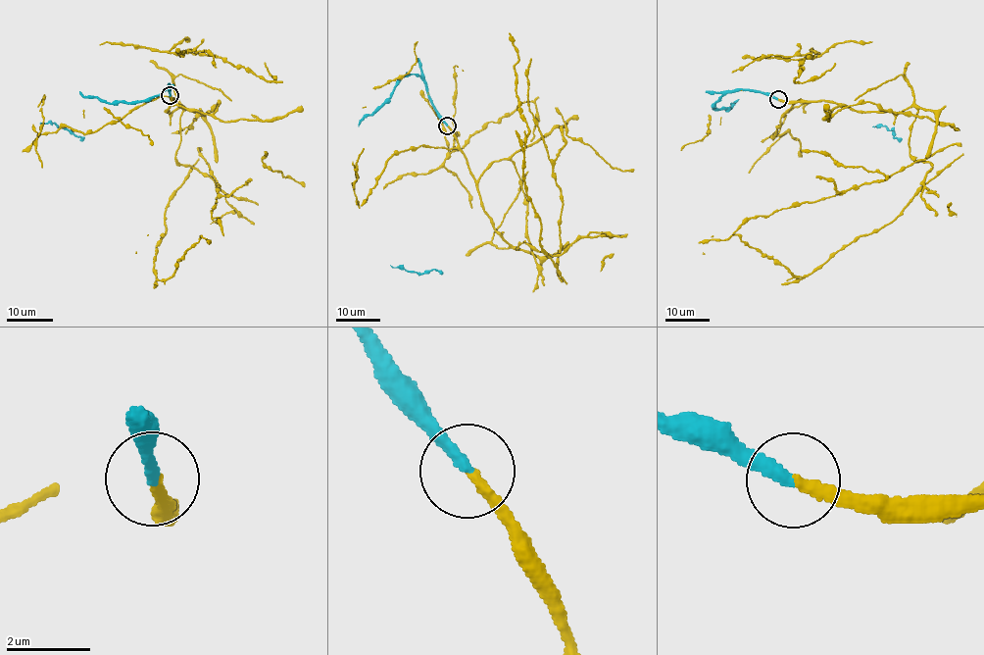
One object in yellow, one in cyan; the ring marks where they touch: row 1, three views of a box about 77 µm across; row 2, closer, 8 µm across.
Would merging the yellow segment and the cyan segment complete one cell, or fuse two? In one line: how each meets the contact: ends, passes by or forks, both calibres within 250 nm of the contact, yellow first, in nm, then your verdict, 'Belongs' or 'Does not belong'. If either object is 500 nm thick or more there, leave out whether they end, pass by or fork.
At the ring yellow ends. At the ring cyan ends. Thickness 240 nm (yellow) against 280 nm. Belongs

